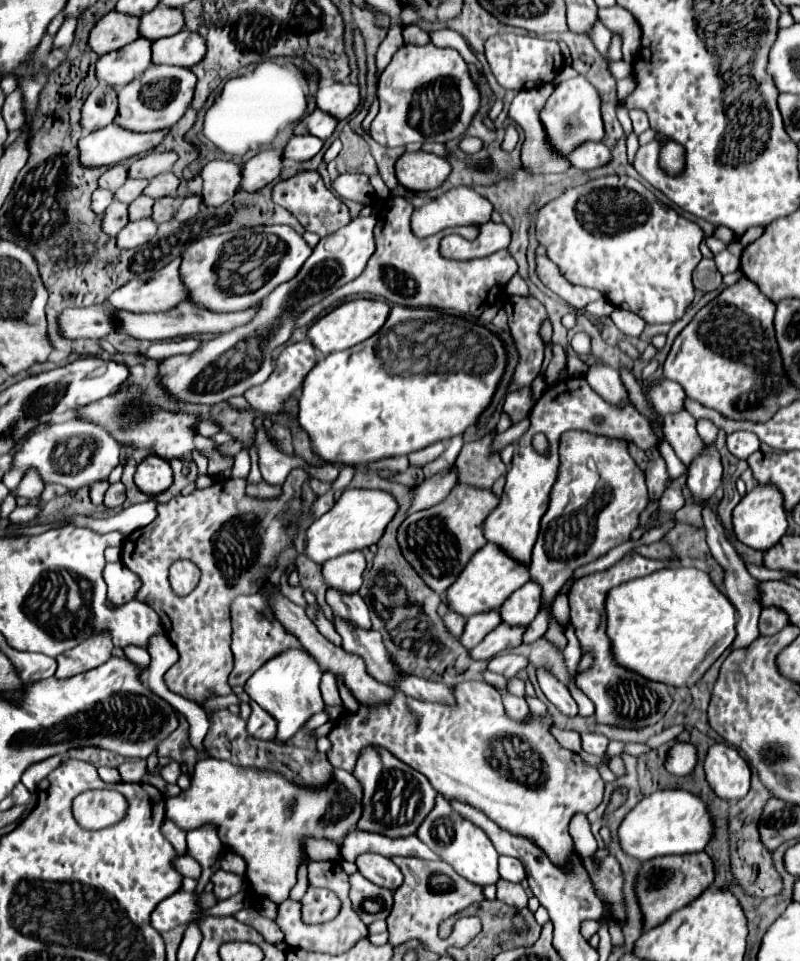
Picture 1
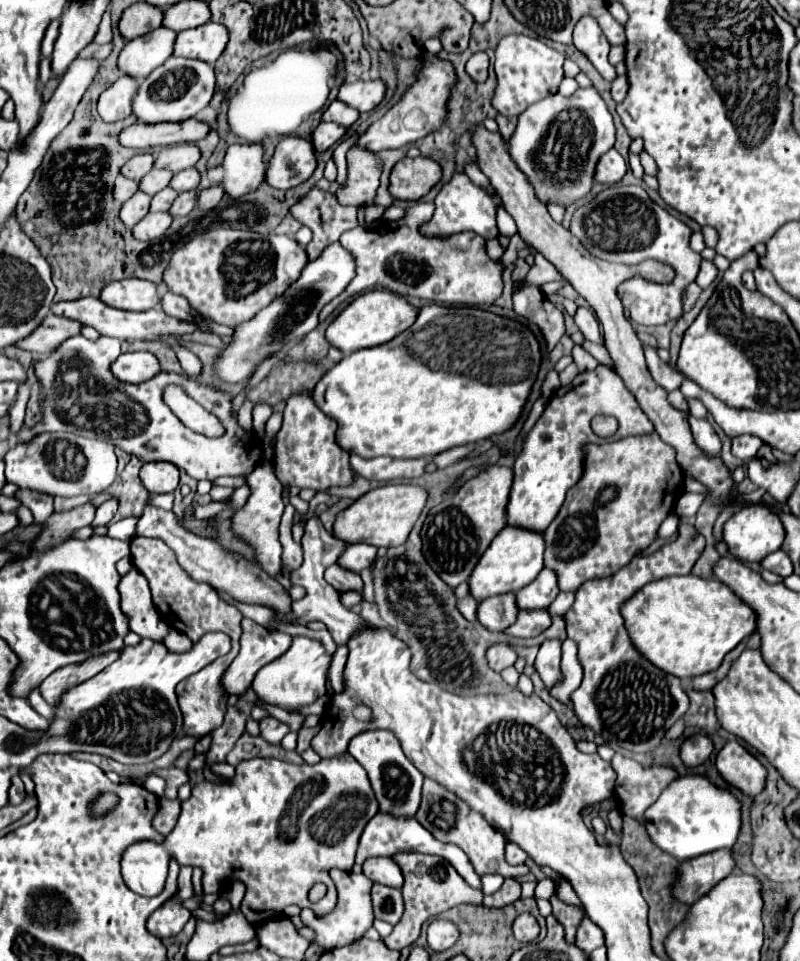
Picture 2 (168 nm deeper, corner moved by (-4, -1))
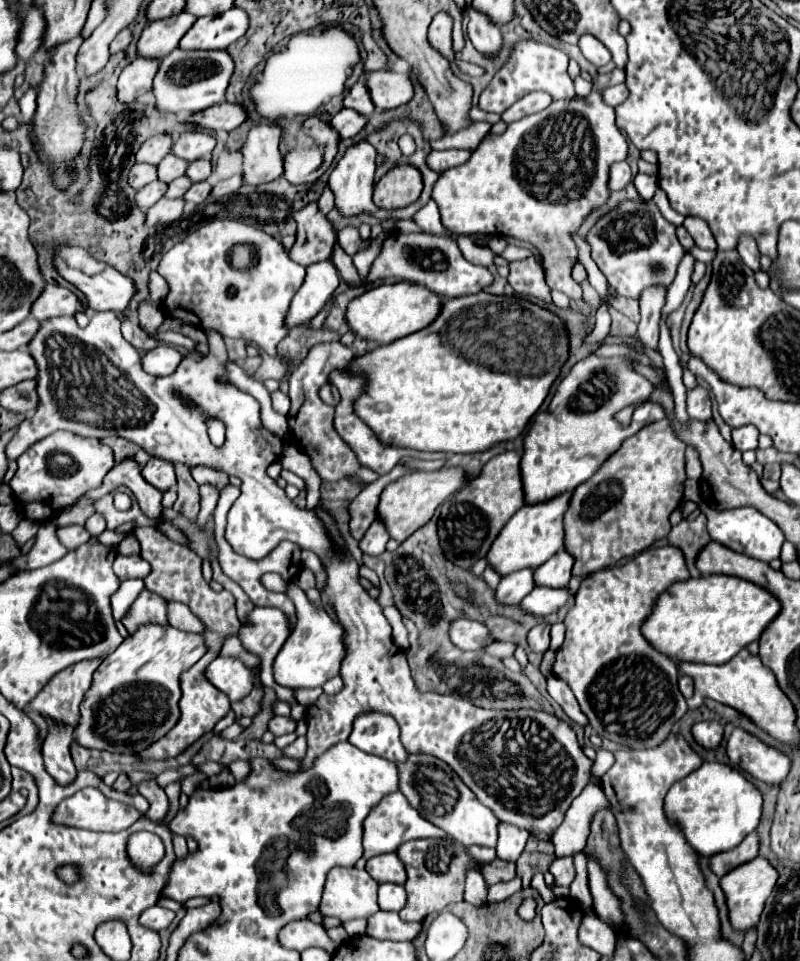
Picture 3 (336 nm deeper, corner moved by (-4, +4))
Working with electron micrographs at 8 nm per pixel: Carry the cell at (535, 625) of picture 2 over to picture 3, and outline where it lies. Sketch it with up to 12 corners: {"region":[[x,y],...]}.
{"region":[[534,587],[522,607],[536,615],[558,611],[570,591]]}

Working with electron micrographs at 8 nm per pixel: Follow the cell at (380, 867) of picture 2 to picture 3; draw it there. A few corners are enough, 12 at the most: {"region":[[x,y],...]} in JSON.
{"region":[[396,853],[368,859],[378,883],[404,883],[406,869]]}

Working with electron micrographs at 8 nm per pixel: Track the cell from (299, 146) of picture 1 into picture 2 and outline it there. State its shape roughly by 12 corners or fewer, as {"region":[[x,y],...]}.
{"region":[[318,124],[310,136],[316,152],[328,150],[346,134],[344,126]]}

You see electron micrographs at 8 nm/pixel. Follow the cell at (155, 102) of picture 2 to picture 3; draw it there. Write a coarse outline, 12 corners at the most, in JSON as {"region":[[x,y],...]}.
{"region":[[228,51],[162,59],[154,95],[164,113],[222,103],[234,63]]}

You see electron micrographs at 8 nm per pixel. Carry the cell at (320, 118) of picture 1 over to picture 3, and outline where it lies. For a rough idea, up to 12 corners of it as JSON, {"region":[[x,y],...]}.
{"region":[[364,79],[344,97],[344,107],[370,115],[374,103]]}

